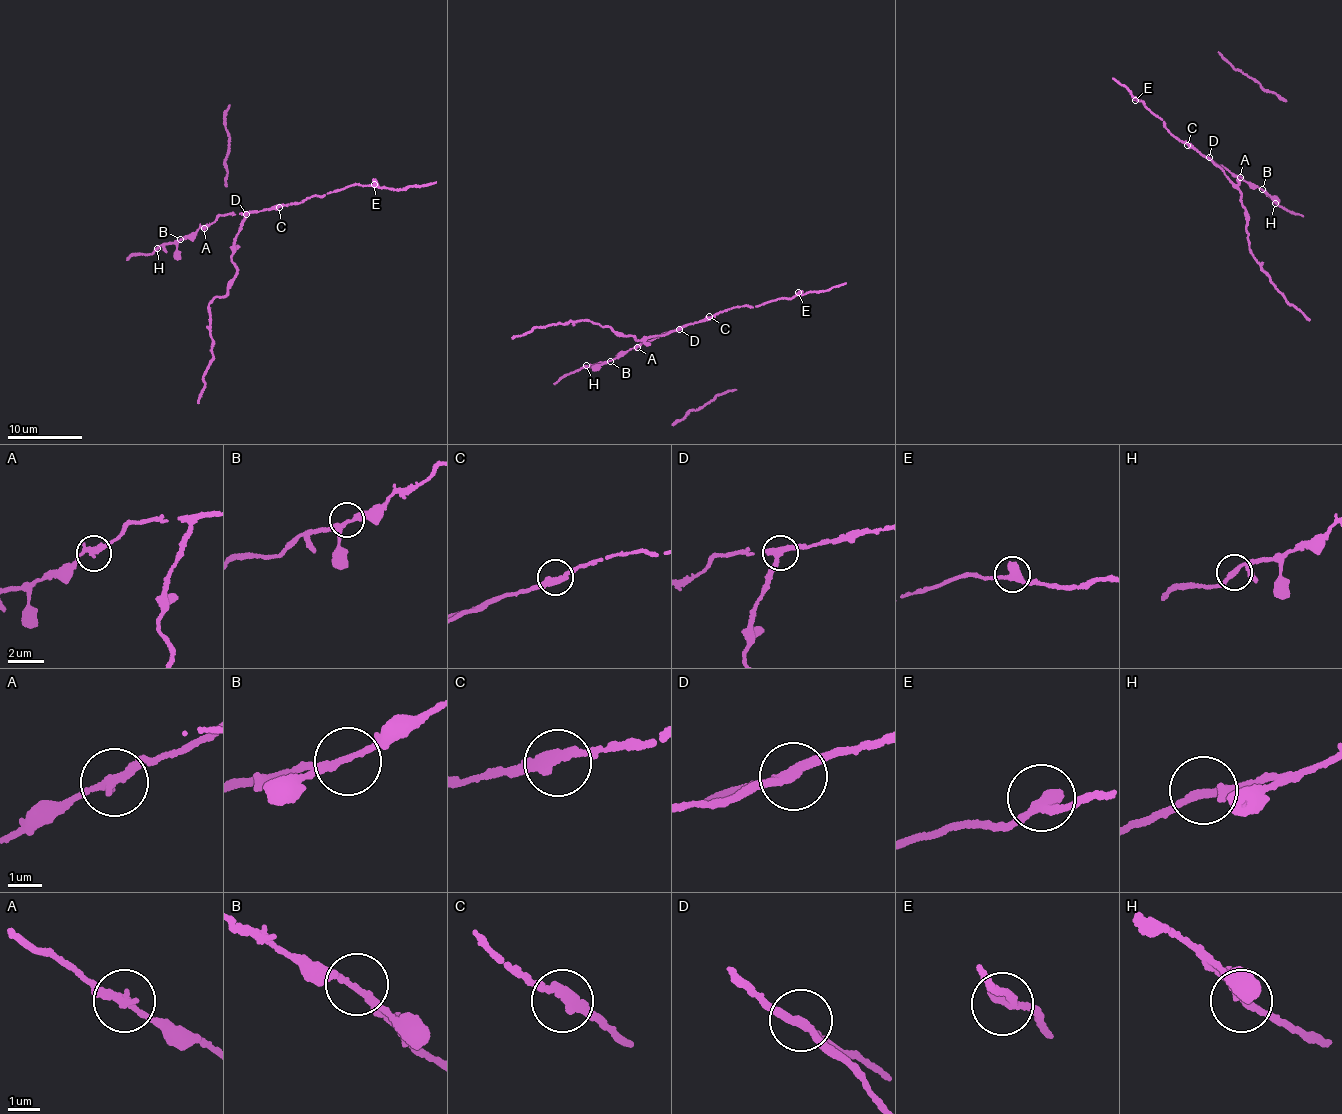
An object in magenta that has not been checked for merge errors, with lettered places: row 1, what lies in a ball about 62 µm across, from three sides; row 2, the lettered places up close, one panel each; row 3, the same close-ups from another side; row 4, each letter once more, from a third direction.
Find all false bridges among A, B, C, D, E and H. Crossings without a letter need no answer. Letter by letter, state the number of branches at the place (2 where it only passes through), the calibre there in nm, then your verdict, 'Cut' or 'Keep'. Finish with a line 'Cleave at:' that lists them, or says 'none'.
A: Branches: 2. Thickness 240 nm. Keep
B: Branches: 3. Thickness 180 nm. Keep
C: Branches: 2. Thickness 280 nm. Keep
D: Branches: 2. Thickness 280 nm. Cut
E: Branches: 2. Thickness 360 nm. Keep
H: Branches: 3. Thickness 180 nm. Keep
Cleave at: D

